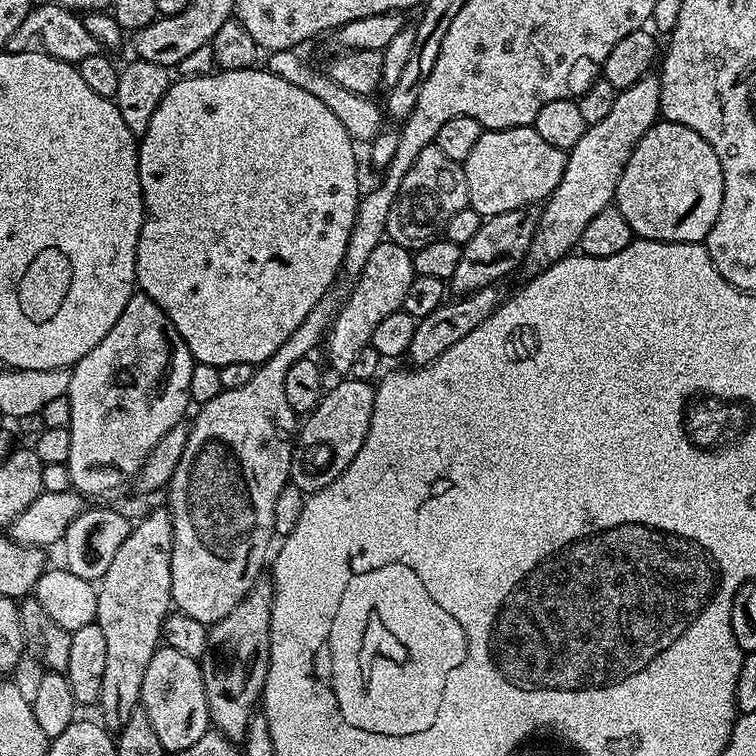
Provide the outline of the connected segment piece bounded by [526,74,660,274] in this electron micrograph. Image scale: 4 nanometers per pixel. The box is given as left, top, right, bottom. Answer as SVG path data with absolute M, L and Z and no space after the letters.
M649 74L638 82L634 82L634 86L619 89L610 114L606 114L606 118L602 118L602 122L590 124L582 134L582 138L578 138L578 142L567 153L568 161L566 170L562 174L562 182L558 182L552 195L543 201L540 208L540 225L534 234L534 242L530 246L526 261L529 273L547 273L549 268L571 253L568 252L571 248L575 249L579 245L582 230L586 230L586 222L590 222L590 218L594 218L594 214L598 214L598 210L609 207L615 201L616 187L622 178L622 170L626 170L626 162L630 162L630 154L634 150L634 146L638 146L638 142L646 134L646 130L650 130L653 124L657 123L659 116L660 77L656 74Z

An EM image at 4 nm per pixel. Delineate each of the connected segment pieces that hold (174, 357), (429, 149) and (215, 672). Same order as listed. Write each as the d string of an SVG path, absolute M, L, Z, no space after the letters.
M134 294L126 302L118 322L110 326L110 334L90 350L70 371L68 401L70 402L70 458L66 465L71 487L85 498L108 496L116 492L124 483L135 481L146 458L158 446L162 437L169 435L172 427L190 408L190 374L194 357L178 330L170 322L164 309L159 308L147 294Z
M433 142L422 150L422 154L418 154L414 166L410 166L406 178L402 178L394 206L390 206L387 239L409 250L421 248L437 240L447 229L450 218L467 207L468 191L463 163L446 158L446 154L442 154Z
M261 578L226 618L208 629L208 650L202 657L208 718L215 731L233 742L243 741L264 694L270 658L271 613L272 582Z

